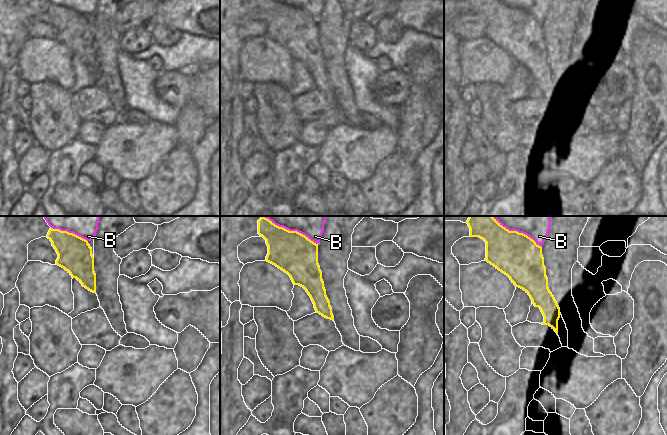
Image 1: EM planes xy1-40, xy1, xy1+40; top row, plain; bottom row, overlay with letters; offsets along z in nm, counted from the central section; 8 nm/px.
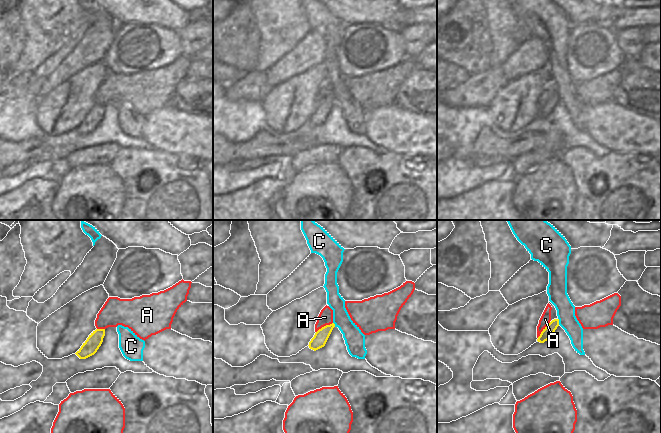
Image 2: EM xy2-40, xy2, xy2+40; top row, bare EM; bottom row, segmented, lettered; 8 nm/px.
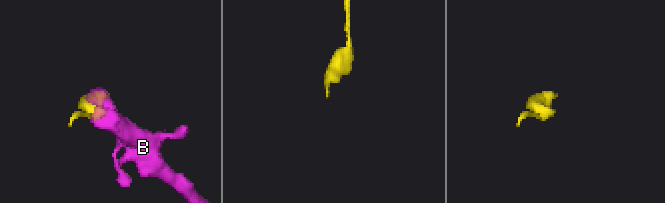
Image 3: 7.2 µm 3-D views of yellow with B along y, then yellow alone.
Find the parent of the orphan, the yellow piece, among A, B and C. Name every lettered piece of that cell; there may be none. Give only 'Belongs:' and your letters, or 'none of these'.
Belongs: none of these

